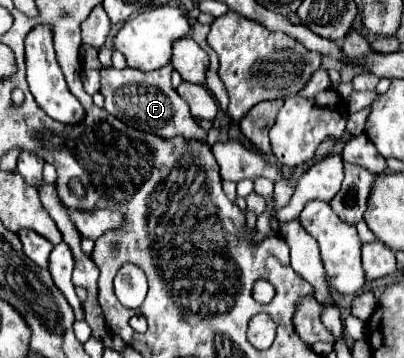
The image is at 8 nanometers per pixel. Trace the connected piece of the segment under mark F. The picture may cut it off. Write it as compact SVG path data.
M164 66L160 70L152 72L140 72L136 68L100 68L102 76L102 96L106 98L106 112L116 116L118 120L124 120L124 124L144 130L156 136L172 138L172 136L184 136L184 138L196 138L196 140L206 140L206 130L202 130L198 124L194 124L190 116L188 104L178 96L178 92L170 84L170 72L172 66Z

